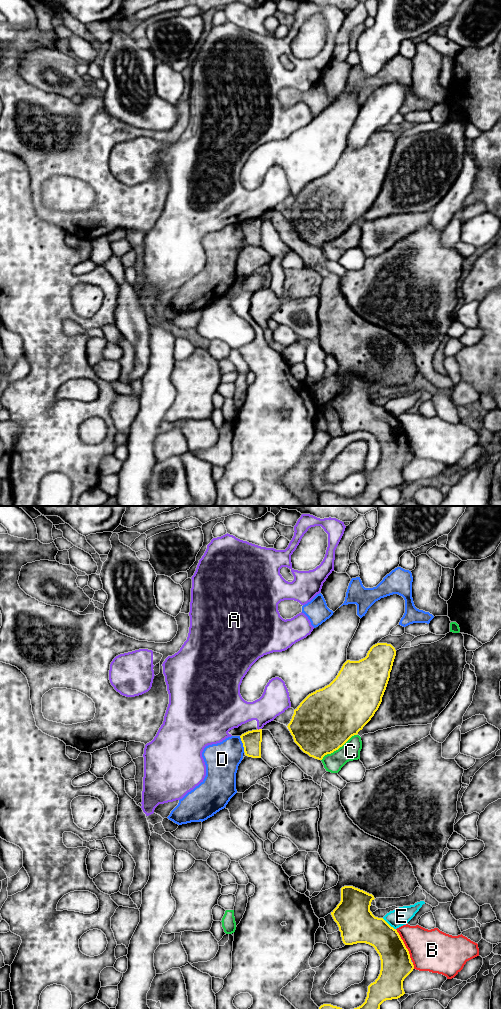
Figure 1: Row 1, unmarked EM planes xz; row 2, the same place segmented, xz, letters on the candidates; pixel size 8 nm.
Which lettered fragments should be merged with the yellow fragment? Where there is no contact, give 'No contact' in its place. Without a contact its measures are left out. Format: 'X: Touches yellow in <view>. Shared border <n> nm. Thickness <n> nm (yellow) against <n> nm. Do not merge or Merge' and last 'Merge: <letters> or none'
A: Touches yellow in xz. Shared border 40 nm. Thickness 150 nm (yellow) against 240 nm. Do not merge
B: Touches yellow in xz. Shared border 280 nm. Thickness 240 nm (yellow) against 340 nm. Do not merge
C: Touches yellow in xz. Shared border 360 nm. Thickness 480 nm (yellow) against 150 nm. Do not merge
D: Touches yellow in xz. Shared border 130 nm. Thickness 150 nm (yellow) against 280 nm. Do not merge
E: Touches yellow in xz. Shared border 140 nm. Thickness 300 nm (yellow) against 150 nm. Do not merge
Merge: none

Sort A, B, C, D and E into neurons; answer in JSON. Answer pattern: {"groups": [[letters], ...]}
{"groups": [["A"], ["B"], ["C", "D"], ["E"]]}

